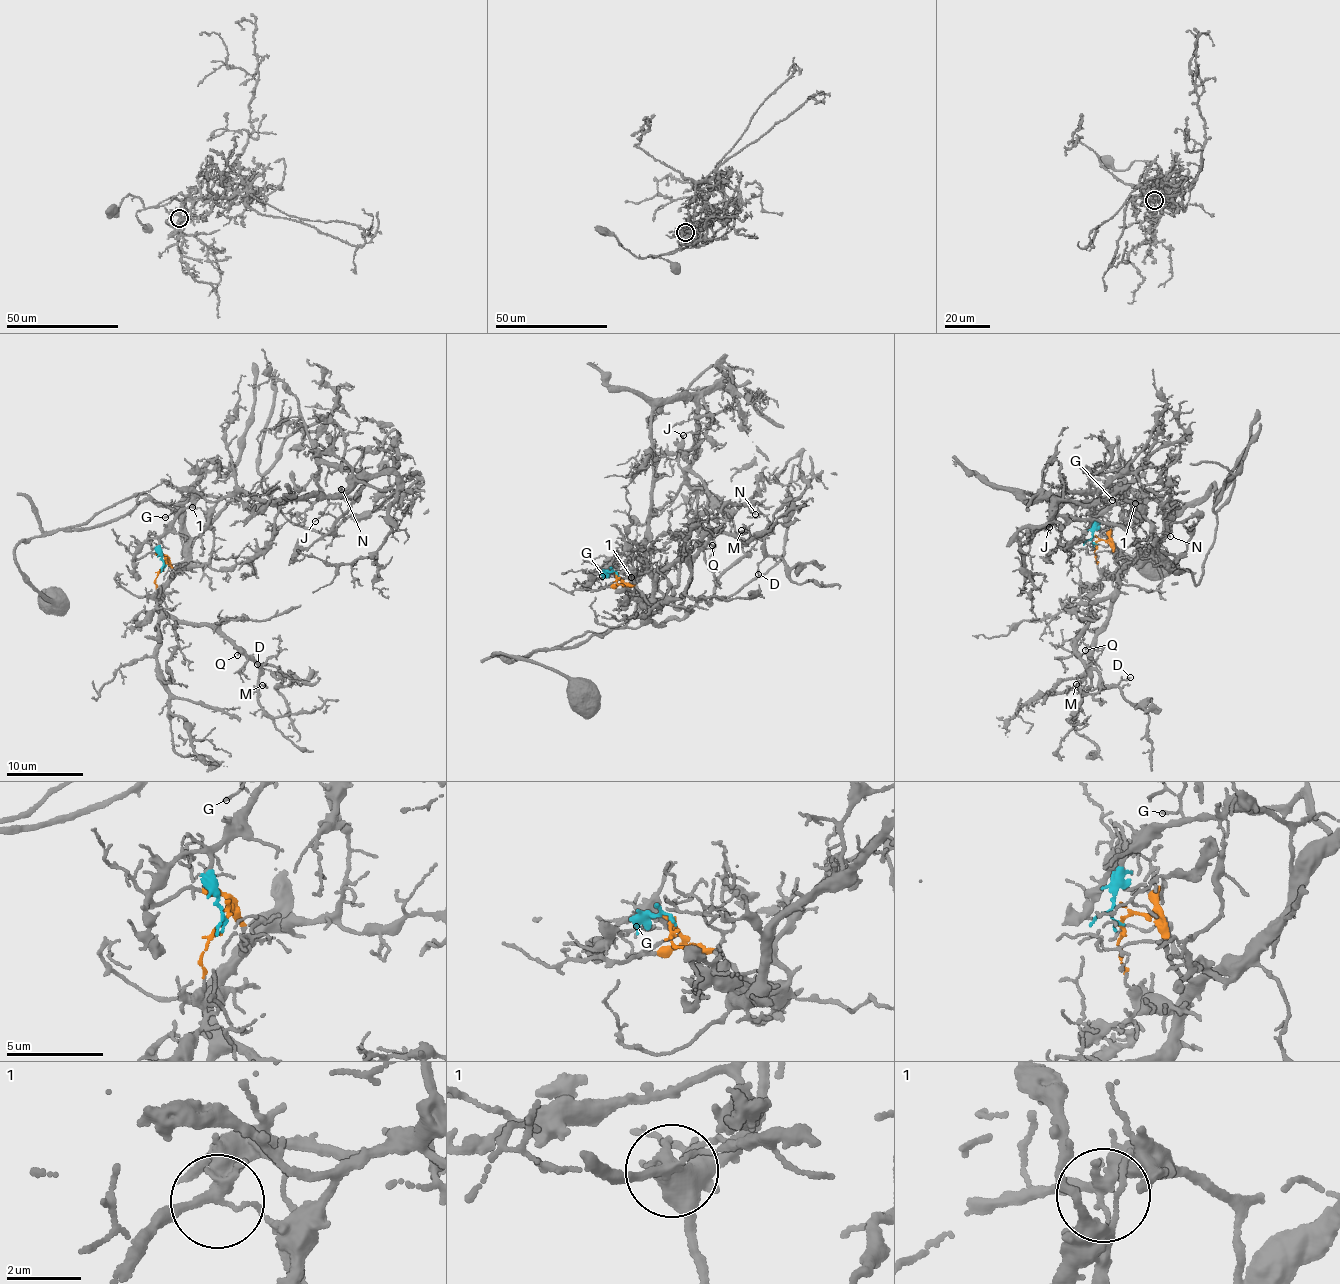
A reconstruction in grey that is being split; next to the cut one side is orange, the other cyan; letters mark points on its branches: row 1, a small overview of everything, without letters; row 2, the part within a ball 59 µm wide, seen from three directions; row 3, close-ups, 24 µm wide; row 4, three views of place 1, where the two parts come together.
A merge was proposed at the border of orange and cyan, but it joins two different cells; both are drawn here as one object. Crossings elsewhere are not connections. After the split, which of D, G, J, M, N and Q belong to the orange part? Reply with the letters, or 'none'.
D, M, Q

